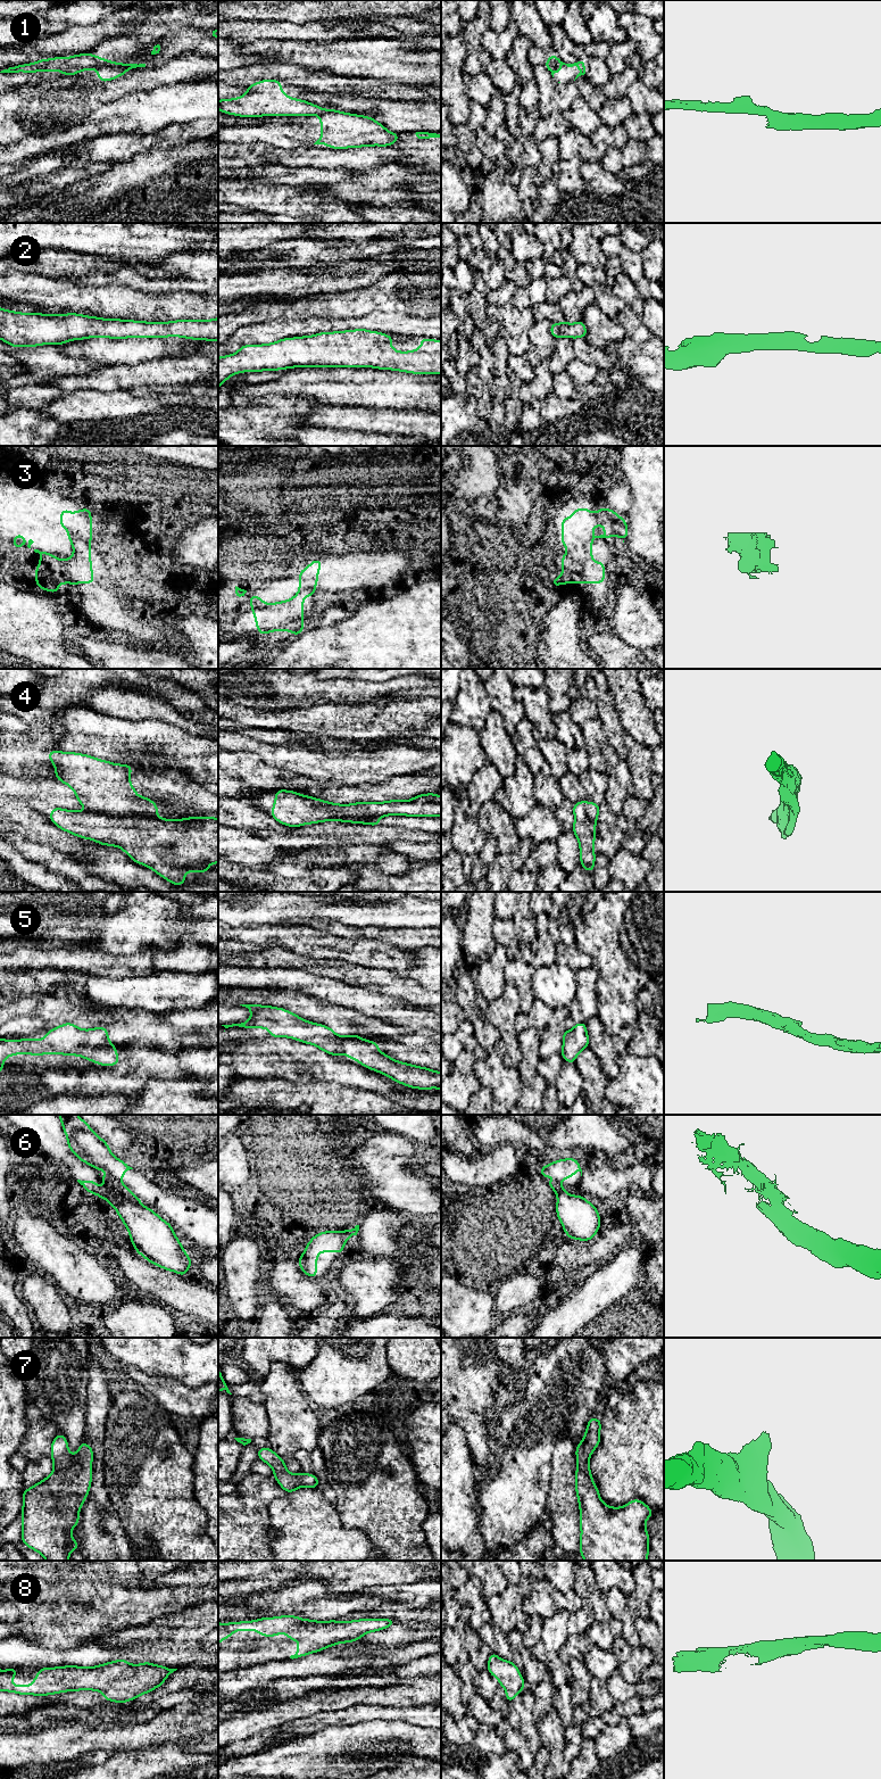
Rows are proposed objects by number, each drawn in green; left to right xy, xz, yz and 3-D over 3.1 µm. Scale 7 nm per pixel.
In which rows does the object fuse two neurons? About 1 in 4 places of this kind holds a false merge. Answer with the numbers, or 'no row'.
1, 4, 6

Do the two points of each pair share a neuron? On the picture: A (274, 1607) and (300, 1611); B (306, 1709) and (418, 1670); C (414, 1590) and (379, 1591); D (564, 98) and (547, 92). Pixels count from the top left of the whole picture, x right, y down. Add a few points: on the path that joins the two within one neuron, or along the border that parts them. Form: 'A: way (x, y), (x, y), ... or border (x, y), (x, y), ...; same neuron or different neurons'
A: way (281, 1612), (293, 1611); same neuron
B: border (408, 1682), (371, 1684); different neurons
C: way (405, 1591), (388, 1591); same neuron
D: way (559, 97), (551, 94); same neuron

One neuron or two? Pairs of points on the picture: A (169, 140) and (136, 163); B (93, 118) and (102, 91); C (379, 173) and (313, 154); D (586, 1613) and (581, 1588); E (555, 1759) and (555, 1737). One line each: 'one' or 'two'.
A: two
B: two
C: two
D: two
E: one

